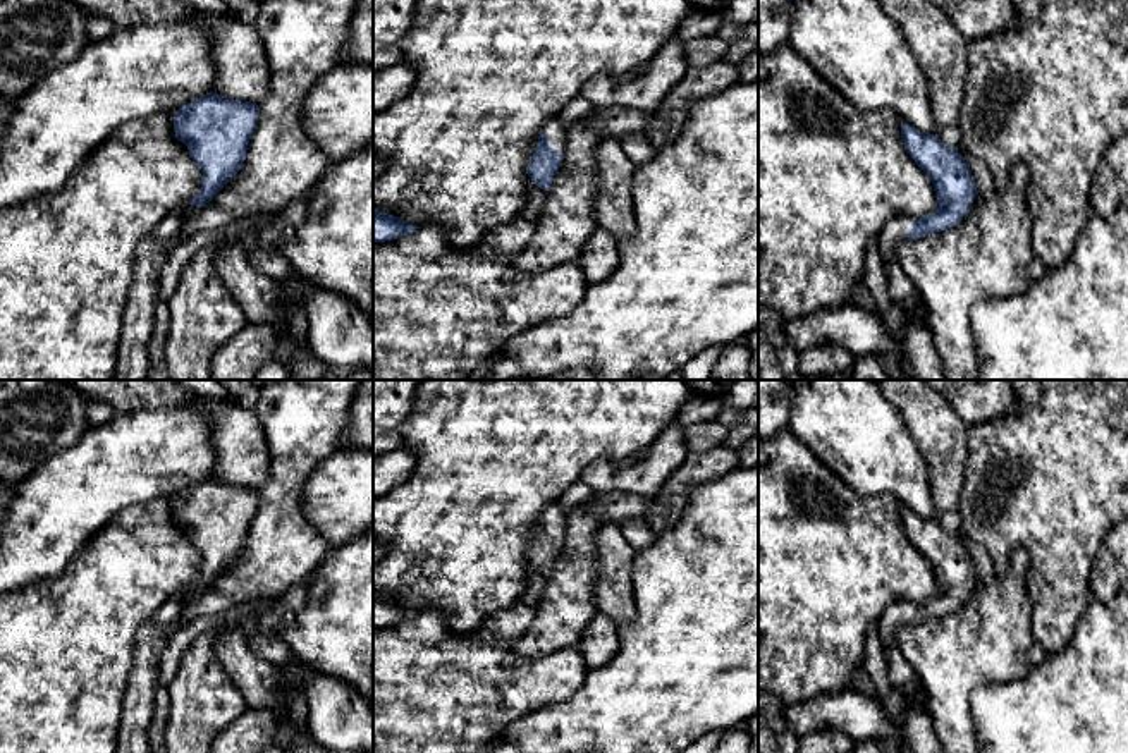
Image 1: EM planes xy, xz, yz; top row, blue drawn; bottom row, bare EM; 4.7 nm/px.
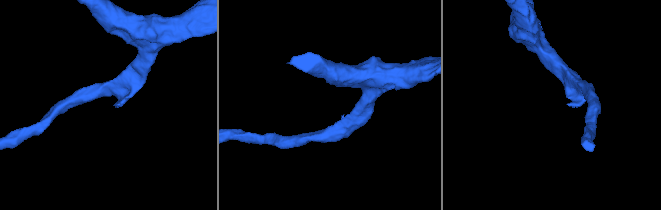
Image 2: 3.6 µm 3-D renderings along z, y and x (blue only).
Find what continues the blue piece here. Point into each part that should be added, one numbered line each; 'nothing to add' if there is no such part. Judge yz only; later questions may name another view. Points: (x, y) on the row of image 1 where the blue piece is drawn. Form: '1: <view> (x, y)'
1: yz (895, 229)

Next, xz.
1: xz (556, 131)

